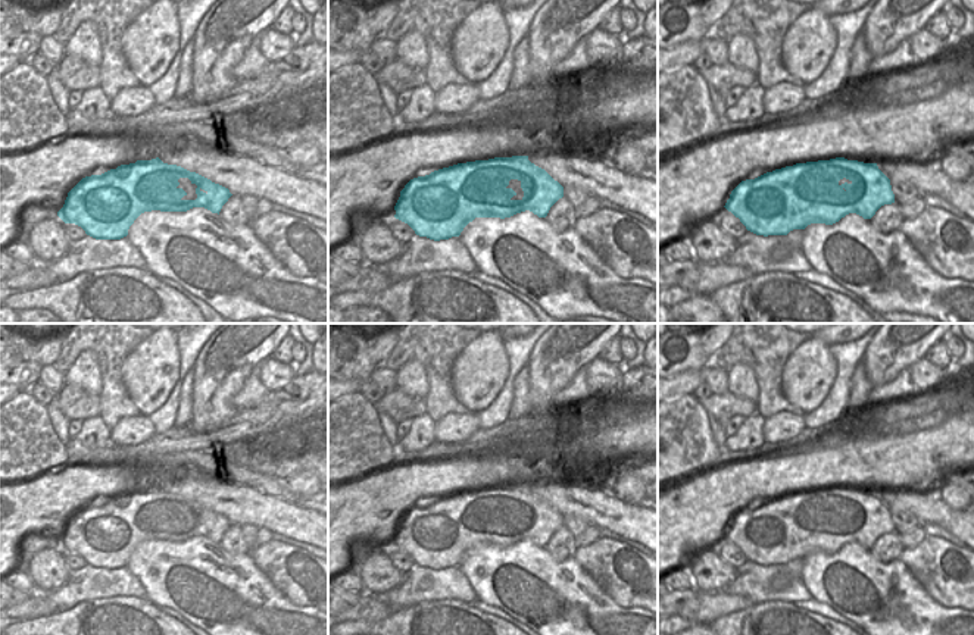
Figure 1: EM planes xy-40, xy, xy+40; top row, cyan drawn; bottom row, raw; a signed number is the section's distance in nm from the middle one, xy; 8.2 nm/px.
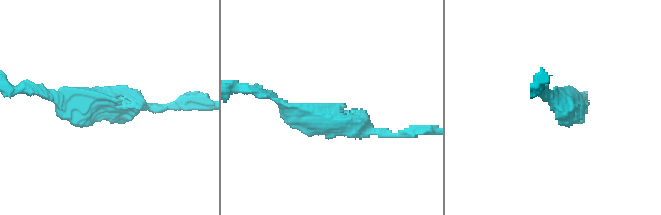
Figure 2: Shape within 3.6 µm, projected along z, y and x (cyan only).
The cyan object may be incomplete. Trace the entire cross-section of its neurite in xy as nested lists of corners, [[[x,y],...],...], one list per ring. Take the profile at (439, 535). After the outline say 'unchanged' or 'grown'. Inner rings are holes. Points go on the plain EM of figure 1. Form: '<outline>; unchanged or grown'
[[[528,485],[494,487],[458,492],[410,509],[400,520],[394,535],[394,547],[408,553],[416,564],[434,570],[459,566],[463,557],[475,547],[511,547],[530,539],[538,547],[546,547],[550,537],[564,526],[564,516],[544,498],[528,489]],[[518,509],[524,520],[521,529],[513,529],[516,522],[509,517],[509,510]]]; unchanged

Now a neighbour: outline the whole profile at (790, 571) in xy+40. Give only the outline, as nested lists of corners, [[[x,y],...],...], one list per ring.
[[[793,559],[787,564],[783,564],[781,572],[772,579],[772,589],[784,589],[795,578],[800,578],[803,569],[803,559]]]

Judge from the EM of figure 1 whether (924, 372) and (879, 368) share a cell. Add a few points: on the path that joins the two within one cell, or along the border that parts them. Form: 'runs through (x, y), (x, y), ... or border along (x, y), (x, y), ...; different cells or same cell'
border along (923, 357), (907, 368); different cells

